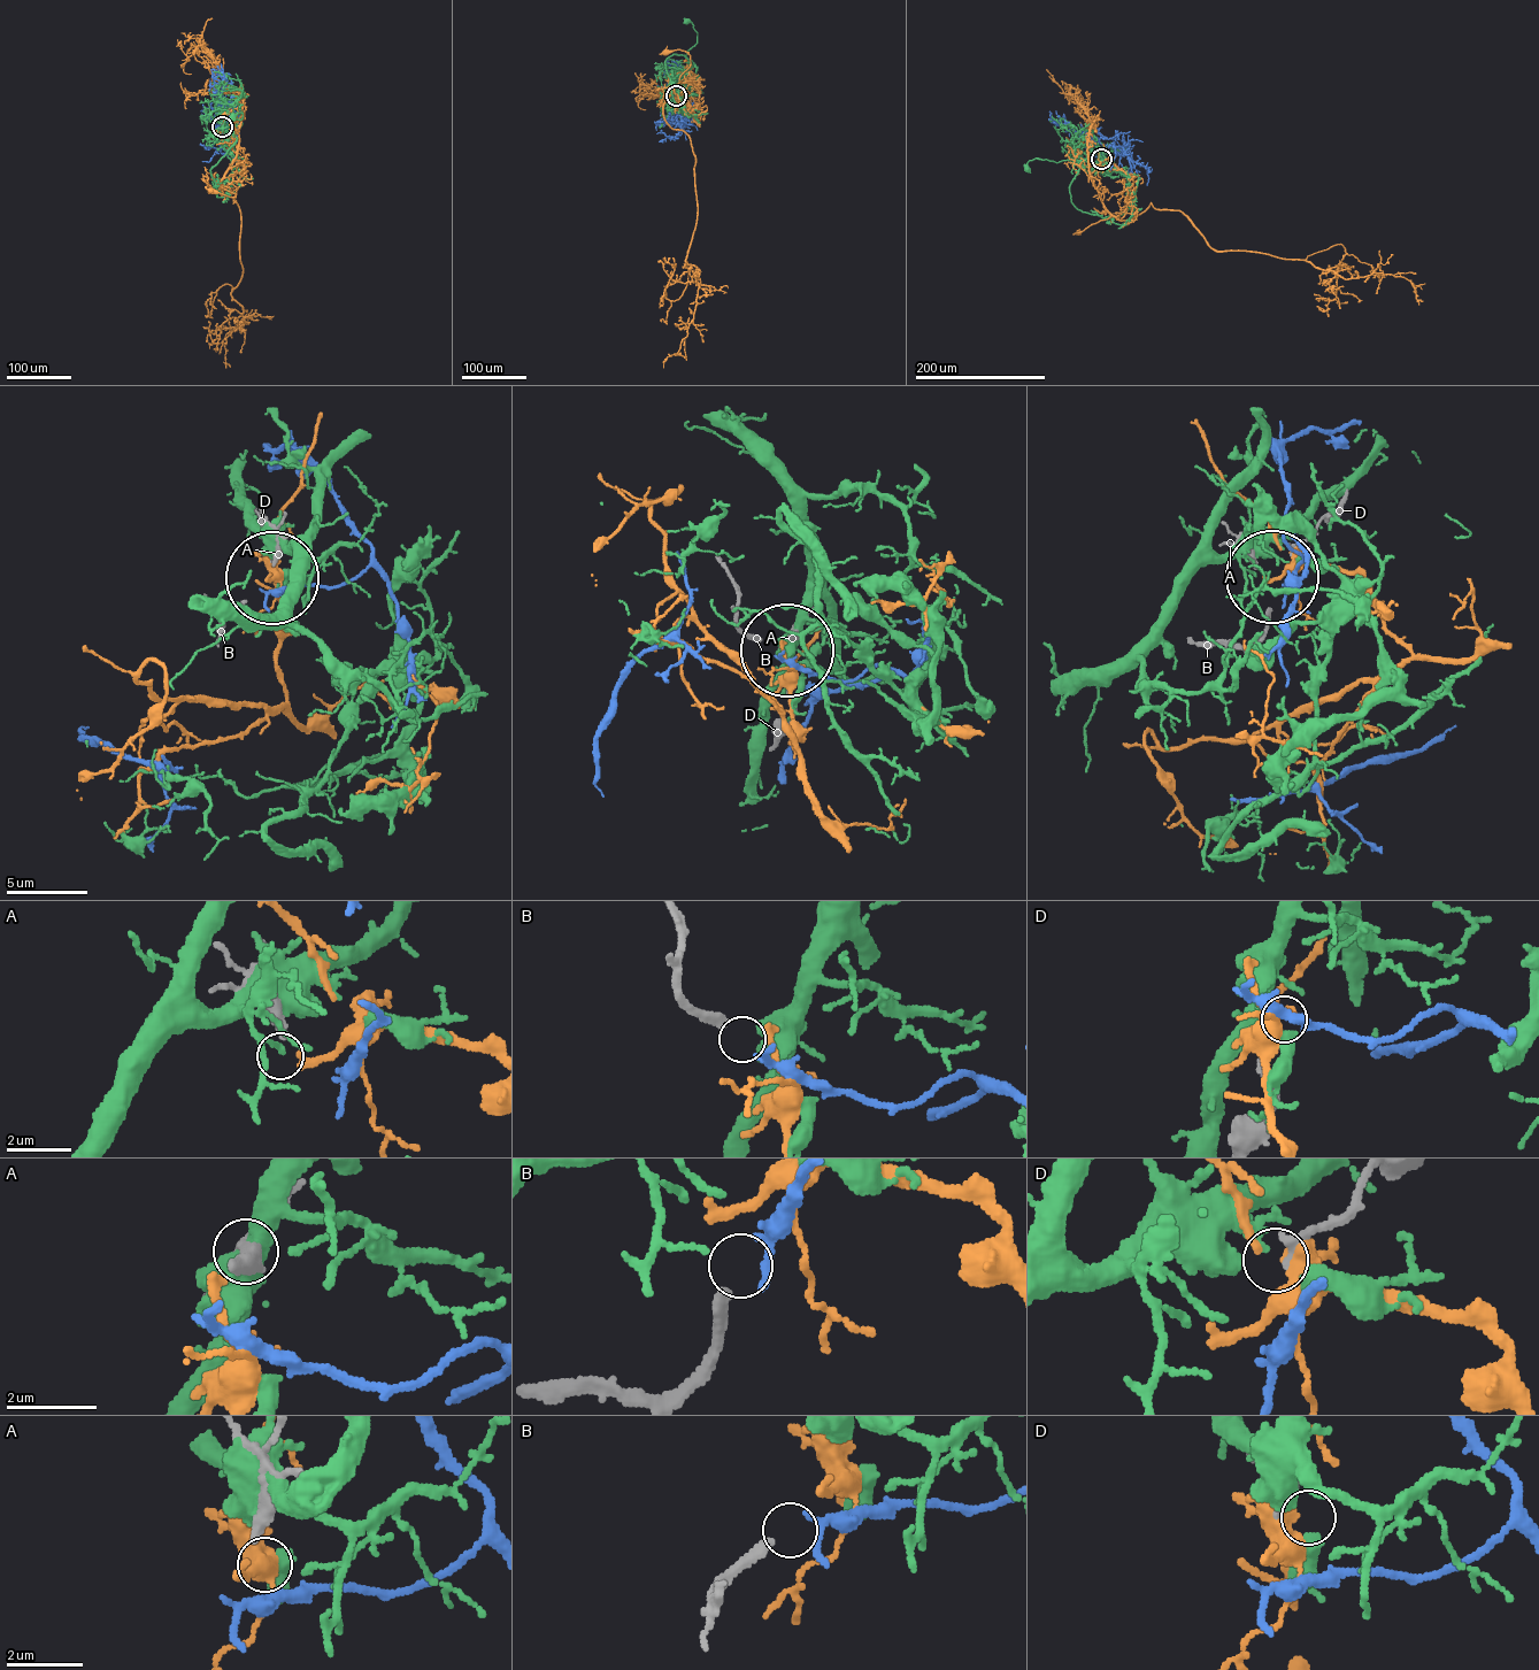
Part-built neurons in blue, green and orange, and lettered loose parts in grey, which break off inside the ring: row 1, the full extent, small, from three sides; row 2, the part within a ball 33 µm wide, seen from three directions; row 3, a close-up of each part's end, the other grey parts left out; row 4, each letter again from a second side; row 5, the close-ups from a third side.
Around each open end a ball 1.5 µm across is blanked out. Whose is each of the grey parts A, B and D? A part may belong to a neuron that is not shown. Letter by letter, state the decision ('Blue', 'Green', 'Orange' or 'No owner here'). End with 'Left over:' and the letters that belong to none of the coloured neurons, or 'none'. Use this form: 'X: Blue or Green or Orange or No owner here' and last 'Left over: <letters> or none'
A: No owner here
B: No owner here
D: No owner here
Left over: A, B, D

